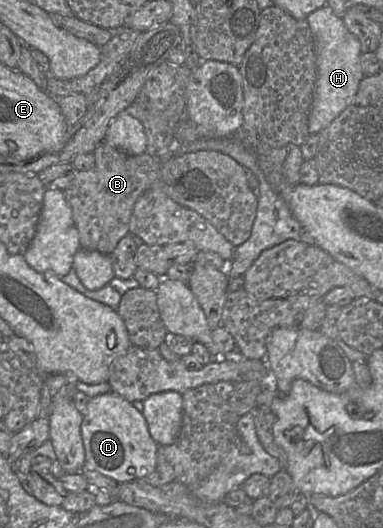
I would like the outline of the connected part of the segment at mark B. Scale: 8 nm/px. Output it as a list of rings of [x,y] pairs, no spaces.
[[[103,141],[94,150],[93,154],[95,157],[95,164],[93,168],[87,171],[77,171],[72,182],[63,190],[65,198],[72,208],[75,225],[79,233],[80,248],[91,251],[98,251],[102,254],[110,255],[115,250],[119,241],[127,234],[130,234],[129,222],[134,205],[138,198],[149,189],[161,190],[179,205],[191,209],[203,216],[205,219],[211,222],[213,226],[218,230],[218,232],[221,233],[235,247],[241,245],[250,237],[252,226],[256,218],[258,205],[257,197],[251,189],[248,181],[248,176],[249,174],[251,174],[251,171],[245,169],[230,156],[217,151],[200,150],[196,152],[185,153],[180,156],[173,156],[168,160],[160,160],[158,157],[153,156],[147,152],[140,155],[129,155],[119,149],[110,146],[106,141]]]

